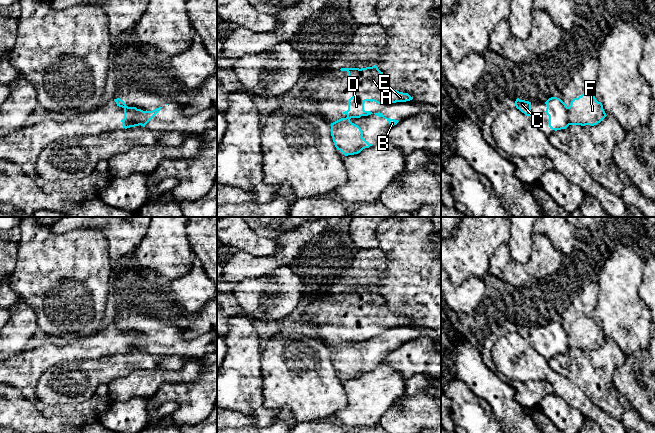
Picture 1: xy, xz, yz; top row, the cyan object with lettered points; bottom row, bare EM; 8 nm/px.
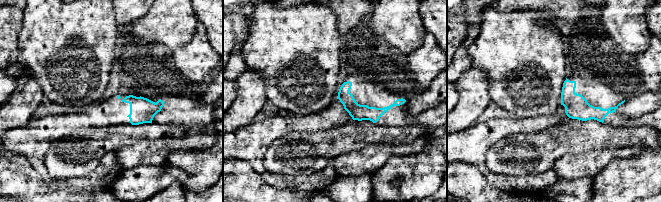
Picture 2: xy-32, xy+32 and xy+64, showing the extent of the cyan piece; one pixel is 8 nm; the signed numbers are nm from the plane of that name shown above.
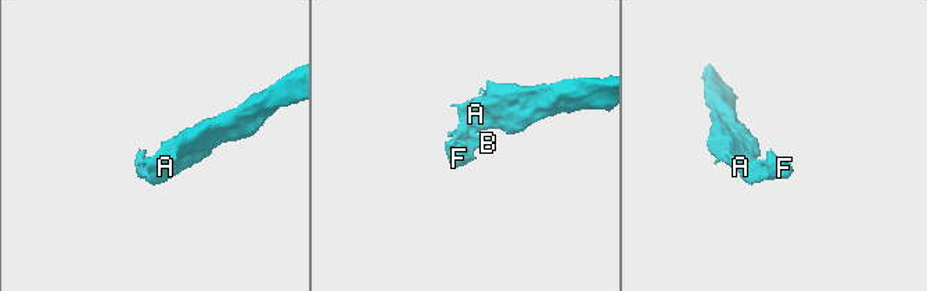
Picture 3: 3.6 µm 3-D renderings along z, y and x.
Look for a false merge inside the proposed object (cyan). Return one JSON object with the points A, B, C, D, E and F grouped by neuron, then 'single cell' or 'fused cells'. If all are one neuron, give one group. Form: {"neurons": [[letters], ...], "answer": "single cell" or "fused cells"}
{"neurons": [["A", "C", "D", "E"], ["B", "F"]], "answer": "fused cells"}

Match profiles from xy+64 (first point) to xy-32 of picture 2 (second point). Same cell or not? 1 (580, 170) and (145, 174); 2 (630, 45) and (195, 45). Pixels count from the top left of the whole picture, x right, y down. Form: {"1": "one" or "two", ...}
{"1": "two", "2": "two"}

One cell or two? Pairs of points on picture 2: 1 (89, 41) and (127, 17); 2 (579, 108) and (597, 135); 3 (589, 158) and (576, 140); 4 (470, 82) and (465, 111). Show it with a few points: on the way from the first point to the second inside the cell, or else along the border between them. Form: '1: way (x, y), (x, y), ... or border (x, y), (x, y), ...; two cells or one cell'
1: border (114, 10), (116, 25), (119, 30); two cells
2: border (569, 117), (582, 120), (596, 119), (610, 125); two cells
3: border (597, 149), (576, 154), (564, 154), (562, 156); two cells
4: way (470, 89), (470, 104); one cell

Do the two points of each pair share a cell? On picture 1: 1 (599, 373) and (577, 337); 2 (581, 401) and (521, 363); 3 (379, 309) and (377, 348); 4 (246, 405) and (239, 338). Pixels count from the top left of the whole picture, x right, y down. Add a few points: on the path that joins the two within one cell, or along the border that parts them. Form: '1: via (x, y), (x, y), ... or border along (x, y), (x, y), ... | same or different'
1: border along (606, 339), (593, 349), (570, 349) | different
2: via (566, 389), (557, 380), (536, 368) | same
3: border along (373, 337), (365, 340) | different
4: via (242, 388), (242, 355) | same

